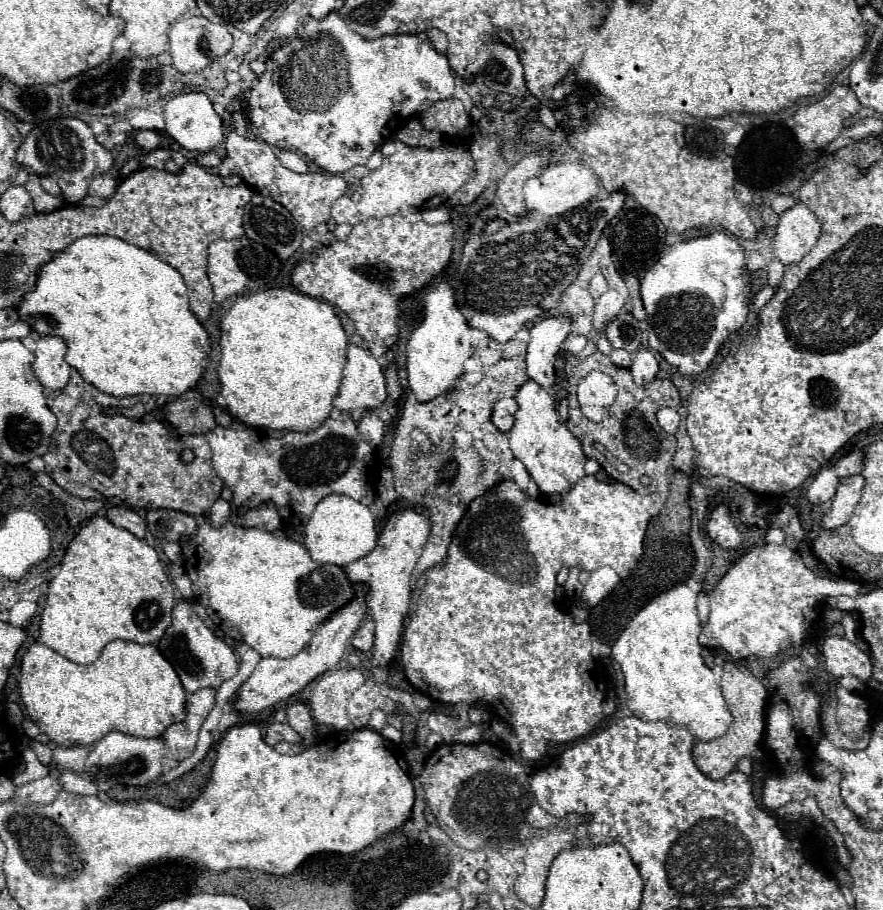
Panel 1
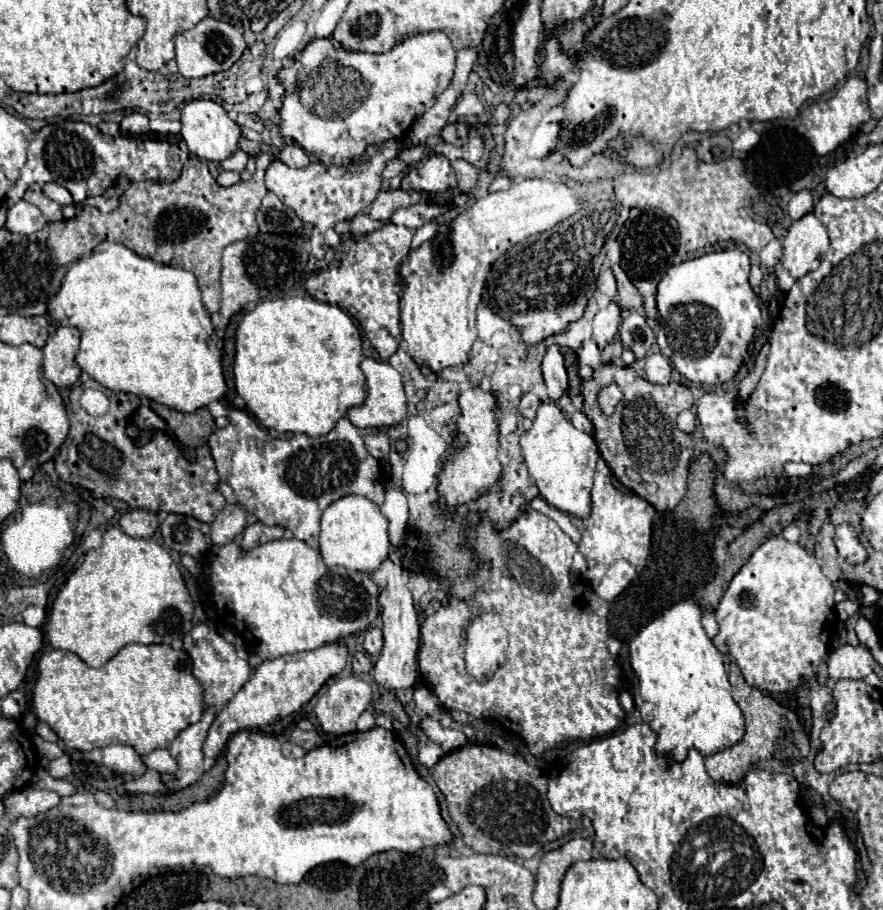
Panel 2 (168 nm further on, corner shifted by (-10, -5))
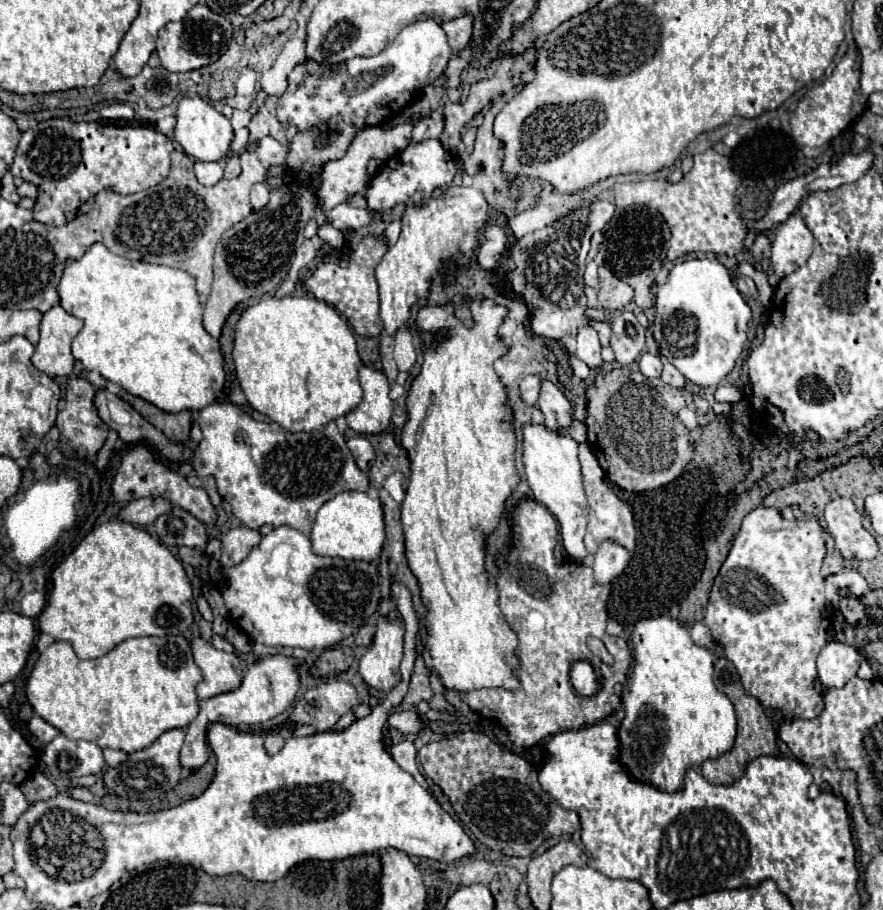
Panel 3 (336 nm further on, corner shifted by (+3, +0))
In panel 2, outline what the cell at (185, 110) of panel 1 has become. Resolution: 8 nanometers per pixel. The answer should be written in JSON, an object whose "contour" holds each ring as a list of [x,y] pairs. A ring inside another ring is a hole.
{"contour":[[[202,99],[190,101],[182,109],[182,137],[188,145],[188,149],[194,155],[198,155],[200,159],[218,161],[218,163],[228,159],[230,155],[236,153],[240,135],[242,135],[240,127],[228,117],[224,107],[214,103],[214,101],[202,101]]]}

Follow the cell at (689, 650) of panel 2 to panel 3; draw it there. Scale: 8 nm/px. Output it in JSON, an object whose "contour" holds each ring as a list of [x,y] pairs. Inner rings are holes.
{"contour":[[[663,614],[659,618],[639,620],[631,628],[631,648],[632,667],[621,693],[625,710],[625,720],[619,724],[619,740],[623,742],[621,758],[631,774],[641,782],[651,782],[663,792],[675,792],[683,788],[687,768],[701,766],[703,760],[717,758],[731,750],[735,742],[735,710],[731,700],[713,684],[711,652],[697,646],[691,640],[689,630],[677,618]]]}

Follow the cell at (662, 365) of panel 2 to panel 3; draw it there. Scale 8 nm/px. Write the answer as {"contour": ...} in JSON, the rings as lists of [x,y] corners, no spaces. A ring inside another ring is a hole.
{"contour":[[[643,352],[639,356],[639,372],[645,378],[659,378],[661,368],[663,368],[663,364],[661,364],[661,358],[659,356],[655,356],[651,352]]]}

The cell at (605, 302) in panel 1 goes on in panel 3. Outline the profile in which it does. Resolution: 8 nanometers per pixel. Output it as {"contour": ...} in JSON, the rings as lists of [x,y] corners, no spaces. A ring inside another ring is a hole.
{"contour":[[[583,326],[577,334],[577,358],[581,358],[589,368],[599,368],[601,366],[601,344],[597,330],[593,326]]]}

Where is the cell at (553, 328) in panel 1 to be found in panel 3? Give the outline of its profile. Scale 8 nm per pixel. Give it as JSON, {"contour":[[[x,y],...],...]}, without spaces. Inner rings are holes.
{"contour":[[[551,380],[541,382],[537,404],[545,416],[545,426],[551,426],[553,430],[565,430],[571,424],[571,402]]]}

